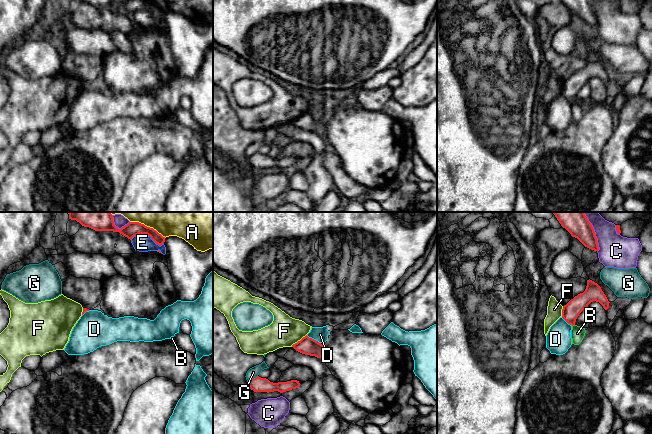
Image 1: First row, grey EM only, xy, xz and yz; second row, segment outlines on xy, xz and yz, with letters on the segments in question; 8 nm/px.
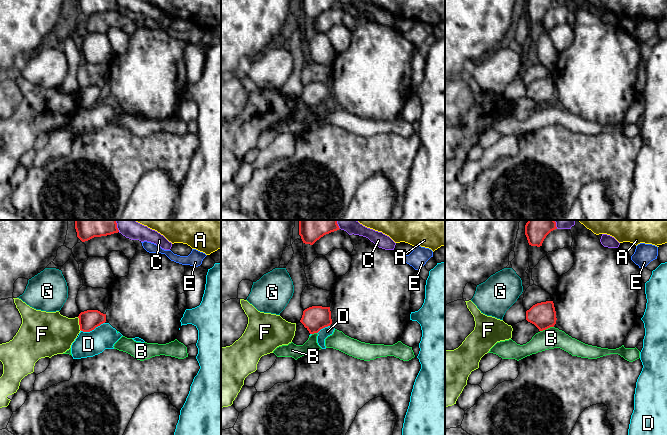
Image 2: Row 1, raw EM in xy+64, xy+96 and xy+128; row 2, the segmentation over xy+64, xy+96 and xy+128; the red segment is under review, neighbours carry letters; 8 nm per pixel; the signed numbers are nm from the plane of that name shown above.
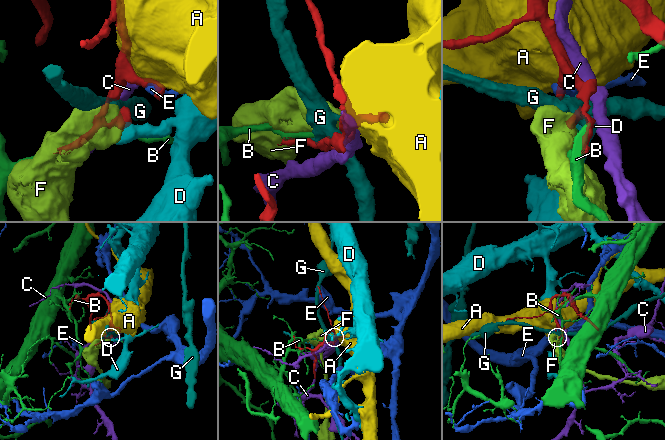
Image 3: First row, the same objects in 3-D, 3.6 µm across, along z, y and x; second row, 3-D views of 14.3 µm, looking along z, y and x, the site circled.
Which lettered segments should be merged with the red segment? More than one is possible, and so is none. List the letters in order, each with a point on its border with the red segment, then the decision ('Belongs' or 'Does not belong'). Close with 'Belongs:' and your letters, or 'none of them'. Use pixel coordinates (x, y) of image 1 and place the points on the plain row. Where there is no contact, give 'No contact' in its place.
A: Touches red at xy (153, 5). Does not belong
B: Touches red at yz (573, 100). Does not belong
C: Touches red at yz (596, 14). Does not belong
D: Touches red at xz (313, 115). Does not belong
E: Touches red at xy (147, 10). Does not belong
F: Touches red at xz (298, 117). Does not belong
G: Touches red at xz (253, 154). Does not belong
Belongs: none of them

